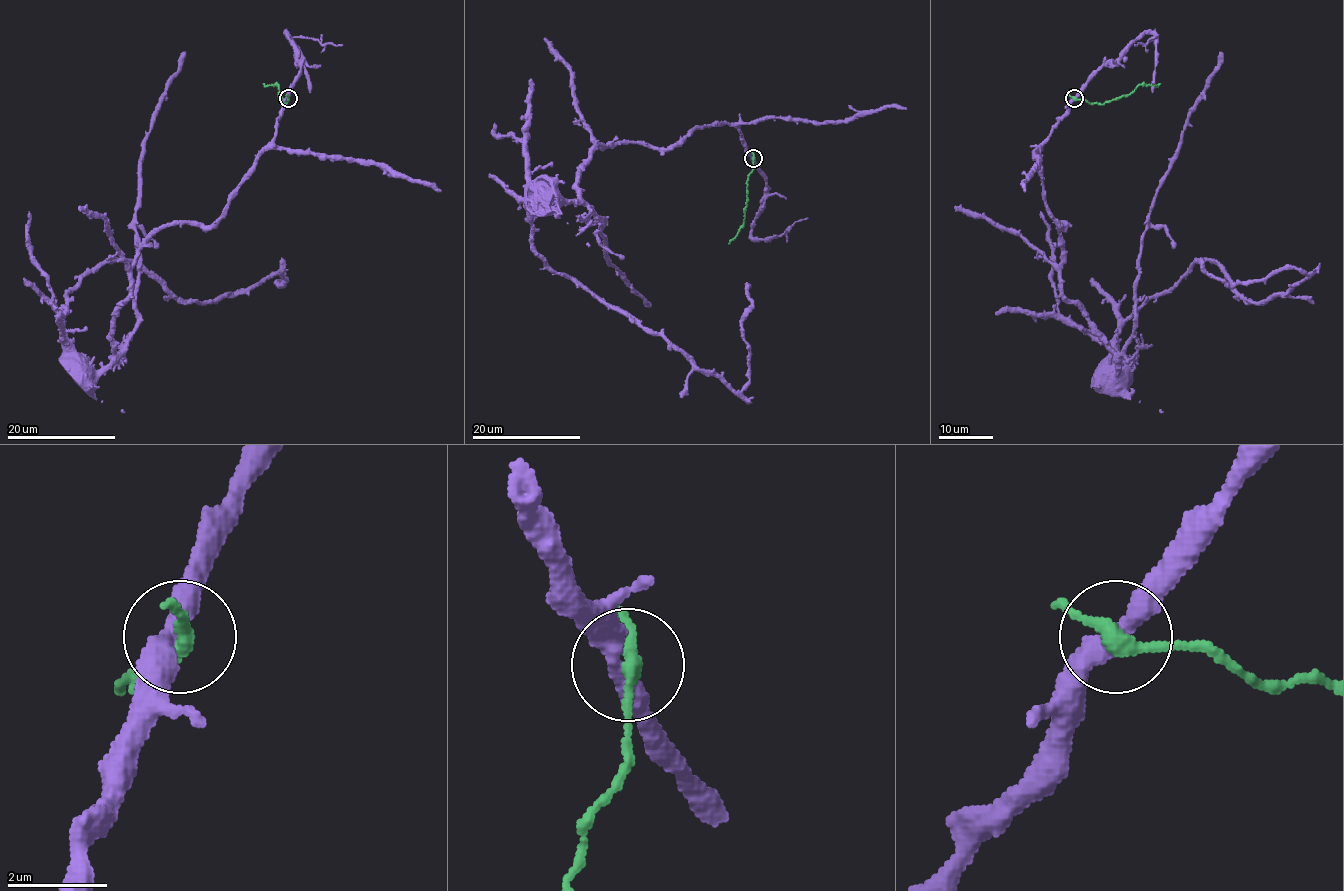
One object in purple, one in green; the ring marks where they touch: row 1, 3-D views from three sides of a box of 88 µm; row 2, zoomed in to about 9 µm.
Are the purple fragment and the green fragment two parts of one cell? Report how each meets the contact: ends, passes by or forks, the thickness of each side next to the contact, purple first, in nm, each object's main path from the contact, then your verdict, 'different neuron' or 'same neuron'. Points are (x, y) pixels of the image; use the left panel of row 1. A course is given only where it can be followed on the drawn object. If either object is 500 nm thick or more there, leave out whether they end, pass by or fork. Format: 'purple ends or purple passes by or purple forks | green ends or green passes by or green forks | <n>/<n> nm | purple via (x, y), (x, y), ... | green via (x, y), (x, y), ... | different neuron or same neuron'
purple passes by | green passes by | 400/280 nm | purple via (287, 99), (229, 208), (139, 251), (106, 366), (62, 325), (106, 262), (214, 302), (280, 284), (282, 258) | green via (287, 99), (282, 104), (279, 86), (263, 84) | different neuron

